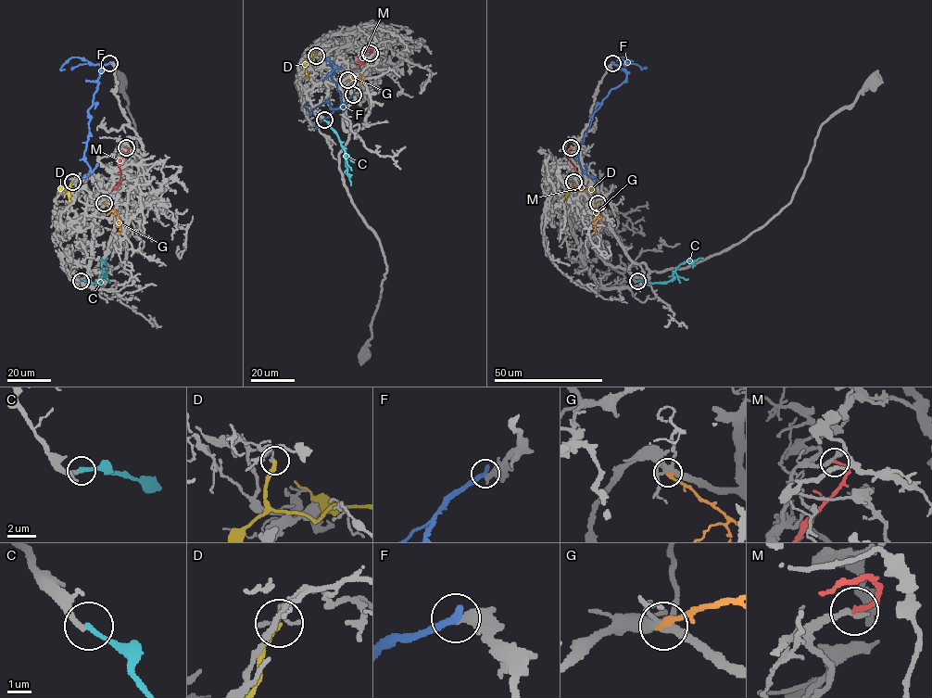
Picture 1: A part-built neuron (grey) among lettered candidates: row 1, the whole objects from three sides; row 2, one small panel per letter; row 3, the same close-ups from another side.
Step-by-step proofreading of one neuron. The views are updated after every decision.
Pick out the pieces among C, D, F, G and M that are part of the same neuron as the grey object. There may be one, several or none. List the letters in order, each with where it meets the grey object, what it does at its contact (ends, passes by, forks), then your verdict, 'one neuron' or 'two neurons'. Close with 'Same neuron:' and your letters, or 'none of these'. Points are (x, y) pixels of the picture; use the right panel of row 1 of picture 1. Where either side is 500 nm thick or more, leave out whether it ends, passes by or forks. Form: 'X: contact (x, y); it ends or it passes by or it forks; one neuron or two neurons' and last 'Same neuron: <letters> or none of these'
C: contact (637, 281); it ends; one neuron
D: contact (573, 182); it ends; two neurons
F: contact (612, 63); it ends; two neurons
G: contact (598, 203); it ends; two neurons
M: contact (571, 147); it ends; two neurons
Same neuron: C

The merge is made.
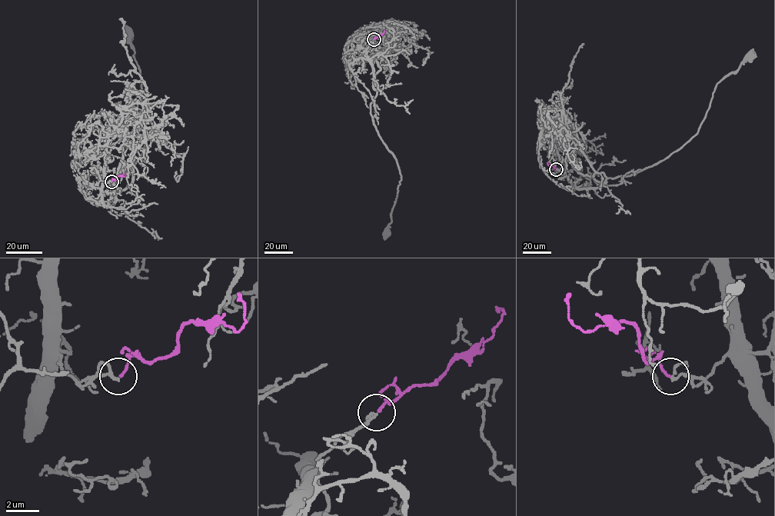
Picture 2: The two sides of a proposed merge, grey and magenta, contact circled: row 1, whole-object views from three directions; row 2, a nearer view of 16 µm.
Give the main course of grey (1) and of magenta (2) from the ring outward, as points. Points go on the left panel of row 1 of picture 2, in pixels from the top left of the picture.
1: (111, 181), (104, 180), (104, 205), (115, 200), (109, 187), (141, 156), (146, 141), (141, 72), (128, 34)
2: (111, 181), (119, 175), (124, 176), (124, 172)

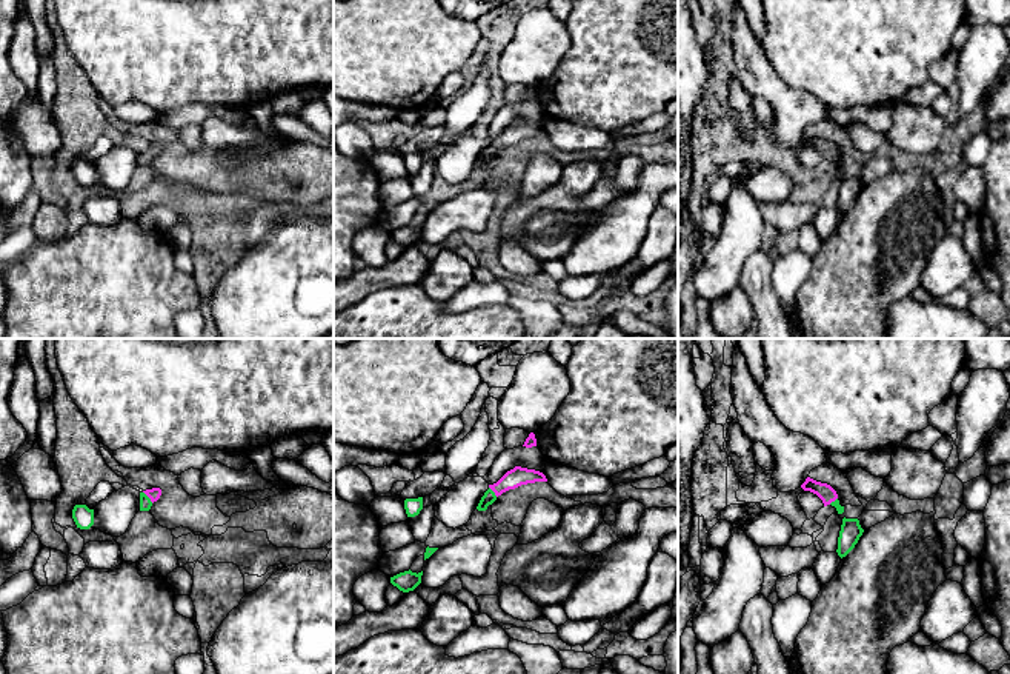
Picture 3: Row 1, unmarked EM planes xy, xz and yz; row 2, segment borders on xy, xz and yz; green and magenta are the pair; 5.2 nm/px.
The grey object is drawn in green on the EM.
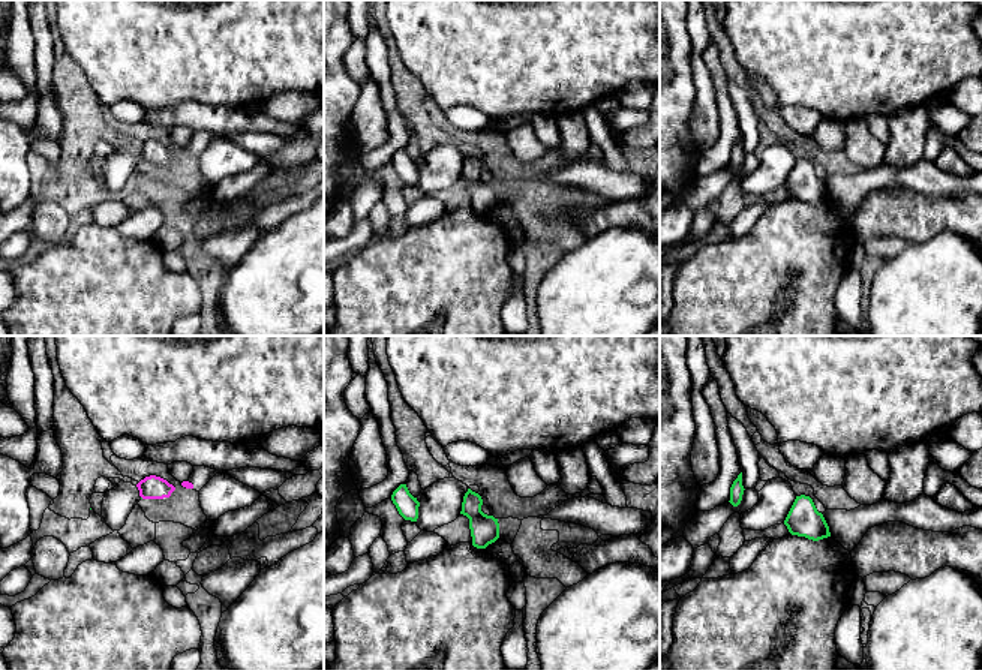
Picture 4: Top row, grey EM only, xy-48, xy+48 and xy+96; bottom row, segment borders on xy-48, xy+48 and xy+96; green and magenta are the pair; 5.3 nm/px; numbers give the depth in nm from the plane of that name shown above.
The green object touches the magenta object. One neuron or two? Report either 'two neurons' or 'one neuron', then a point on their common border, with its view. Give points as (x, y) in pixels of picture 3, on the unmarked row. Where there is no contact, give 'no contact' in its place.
one neuron; contact xy (148, 153)

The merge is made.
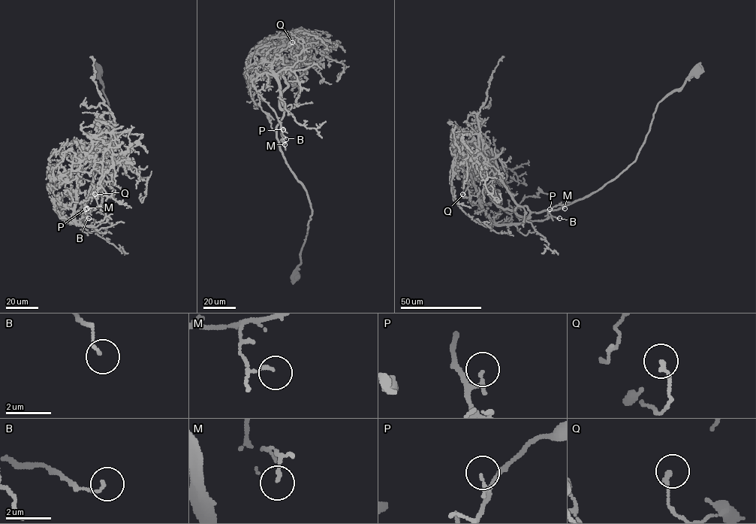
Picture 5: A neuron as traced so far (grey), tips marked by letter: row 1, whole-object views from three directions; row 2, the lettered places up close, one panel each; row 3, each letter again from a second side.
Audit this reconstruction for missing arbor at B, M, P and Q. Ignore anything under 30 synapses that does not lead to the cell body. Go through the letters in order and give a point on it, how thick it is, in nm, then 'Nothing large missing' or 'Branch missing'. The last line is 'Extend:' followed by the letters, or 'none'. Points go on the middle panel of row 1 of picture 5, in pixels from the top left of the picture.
B: Place: (286, 139). Thickness 110 nm. Nothing large missing
M: Place: (284, 144). Thickness 110 nm. Nothing large missing
P: Place: (283, 129). Thickness 120 nm. Nothing large missing
Q: Place: (292, 42). Thickness 170 nm. Nothing large missing
Extend: none

